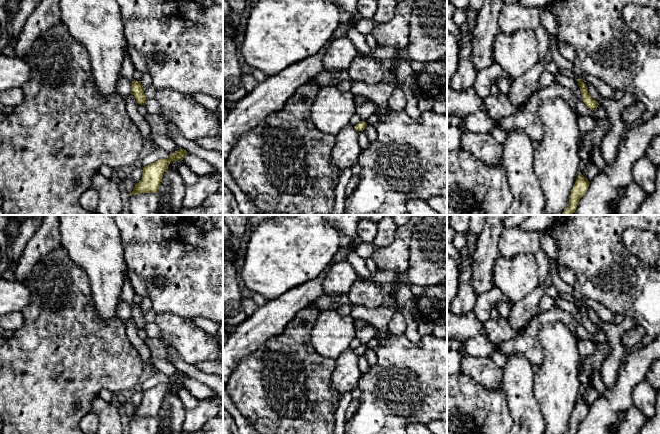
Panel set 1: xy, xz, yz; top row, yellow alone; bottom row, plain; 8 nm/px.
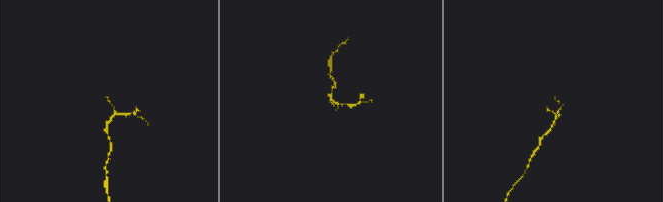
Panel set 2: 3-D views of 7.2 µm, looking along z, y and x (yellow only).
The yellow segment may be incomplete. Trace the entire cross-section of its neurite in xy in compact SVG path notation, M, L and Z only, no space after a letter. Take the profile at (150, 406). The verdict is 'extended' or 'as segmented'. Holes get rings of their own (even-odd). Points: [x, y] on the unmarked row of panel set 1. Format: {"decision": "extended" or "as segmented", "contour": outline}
{"decision": "as segmented", "contour": "M180 373L170 378L168 383L159 383L155 387L143 391L142 402L130 419L159 416L163 398L168 393L168 389L173 385L183 384L186 377L188 377L186 374Z"}

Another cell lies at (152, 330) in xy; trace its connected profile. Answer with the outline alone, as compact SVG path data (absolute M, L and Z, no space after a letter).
M146 322L145 331L148 337L160 336L160 329L154 322Z

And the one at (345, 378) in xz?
M348 349L335 358L335 370L332 374L331 384L340 398L358 387L360 376L358 355L354 350Z

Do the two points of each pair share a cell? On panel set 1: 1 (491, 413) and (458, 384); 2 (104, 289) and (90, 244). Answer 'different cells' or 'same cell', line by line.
1: same cell
2: same cell

